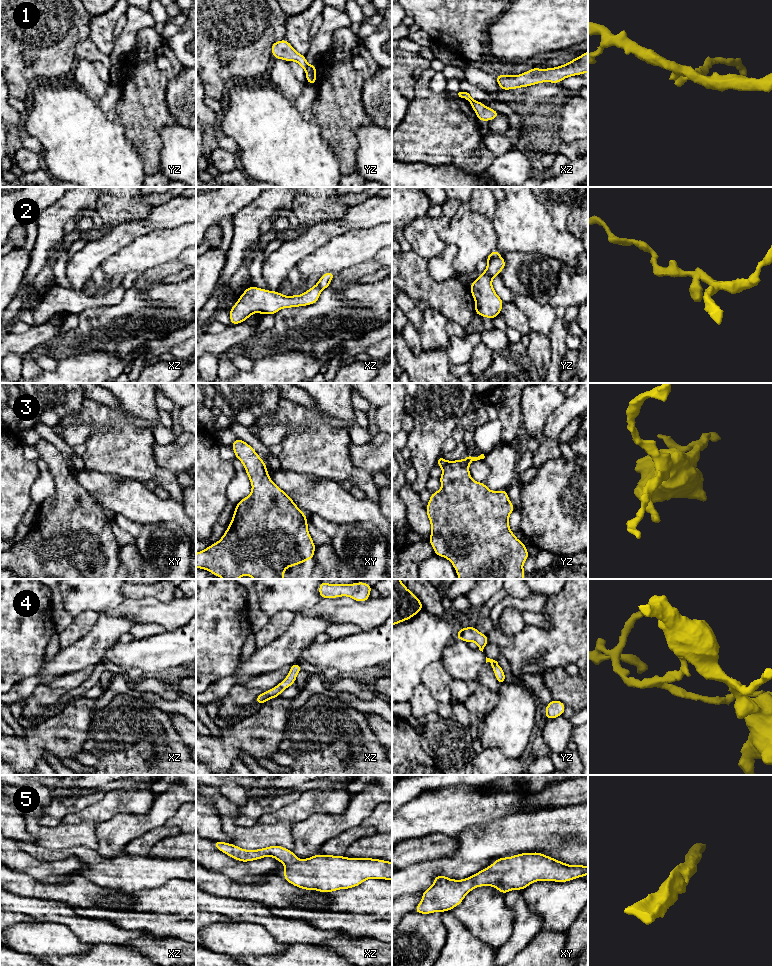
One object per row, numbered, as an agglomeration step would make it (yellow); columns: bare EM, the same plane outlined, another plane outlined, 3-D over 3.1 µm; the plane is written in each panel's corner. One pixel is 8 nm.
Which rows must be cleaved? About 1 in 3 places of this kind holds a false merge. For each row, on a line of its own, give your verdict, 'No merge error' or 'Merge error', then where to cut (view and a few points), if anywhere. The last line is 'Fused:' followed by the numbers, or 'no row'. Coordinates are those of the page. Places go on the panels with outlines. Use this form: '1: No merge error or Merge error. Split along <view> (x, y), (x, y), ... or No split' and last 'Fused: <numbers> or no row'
1: Merge error. Split along yz (309, 65), (305, 69)
2: Merge error. Split along yz (499, 255), (488, 262)
3: No merge error. No split
4: No merge error. No split
5: No merge error. No split
Fused: 1, 2

